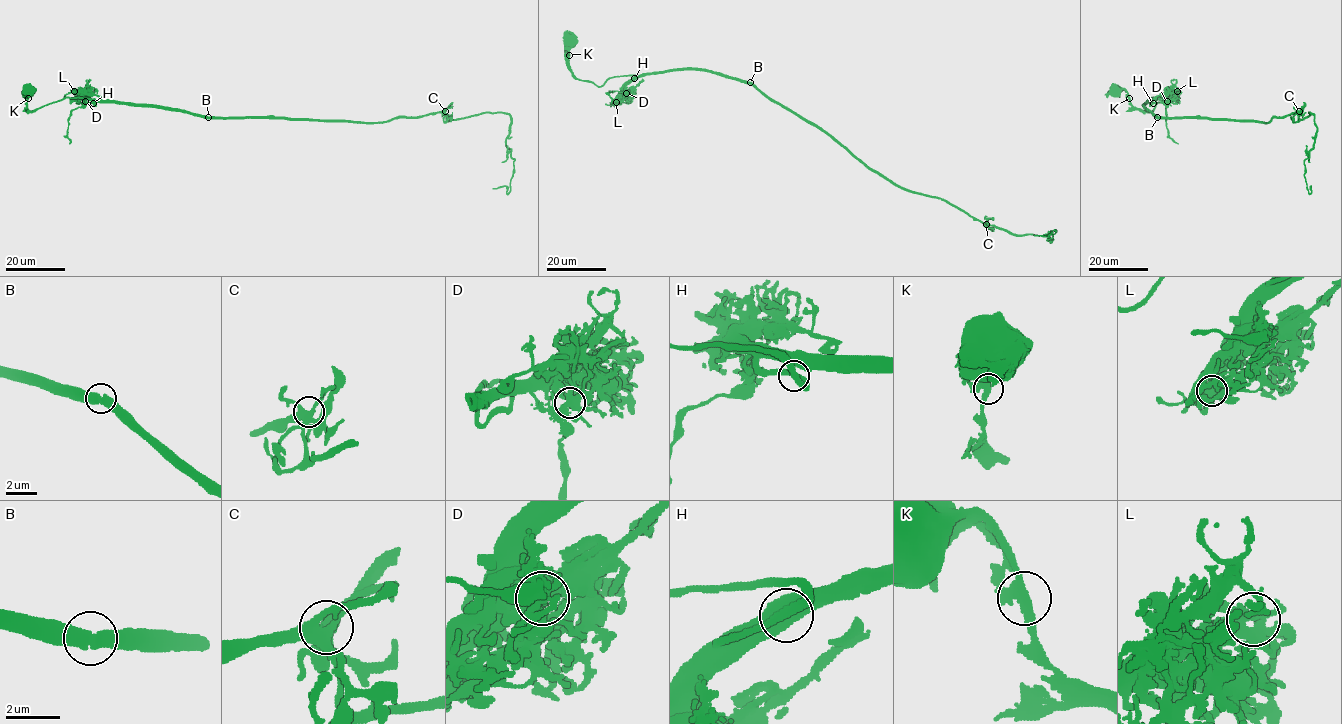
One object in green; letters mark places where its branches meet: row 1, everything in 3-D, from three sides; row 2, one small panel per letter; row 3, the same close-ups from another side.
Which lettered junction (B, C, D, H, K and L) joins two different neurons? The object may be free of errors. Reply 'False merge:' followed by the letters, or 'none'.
False merge: D

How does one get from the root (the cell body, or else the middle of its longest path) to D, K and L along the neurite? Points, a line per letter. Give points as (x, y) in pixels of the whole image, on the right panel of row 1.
D: (1115, 90), (1124, 89), (1134, 107), (1149, 111), (1161, 101), (1150, 97), (1150, 100), (1167, 101)
K: (1115, 90), (1124, 89), (1129, 98)
L: (1115, 90), (1124, 89), (1134, 107), (1149, 111), (1161, 101), (1150, 97), (1150, 100), (1157, 99), (1177, 91)

